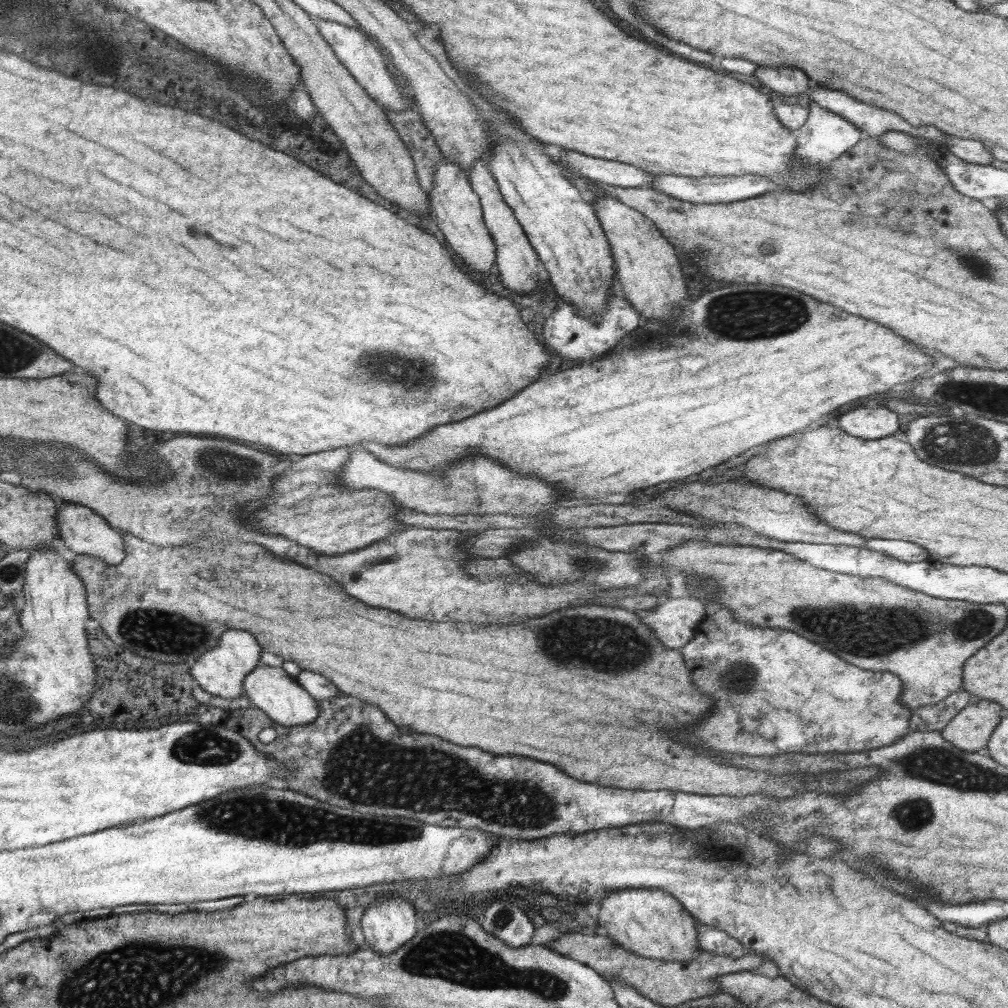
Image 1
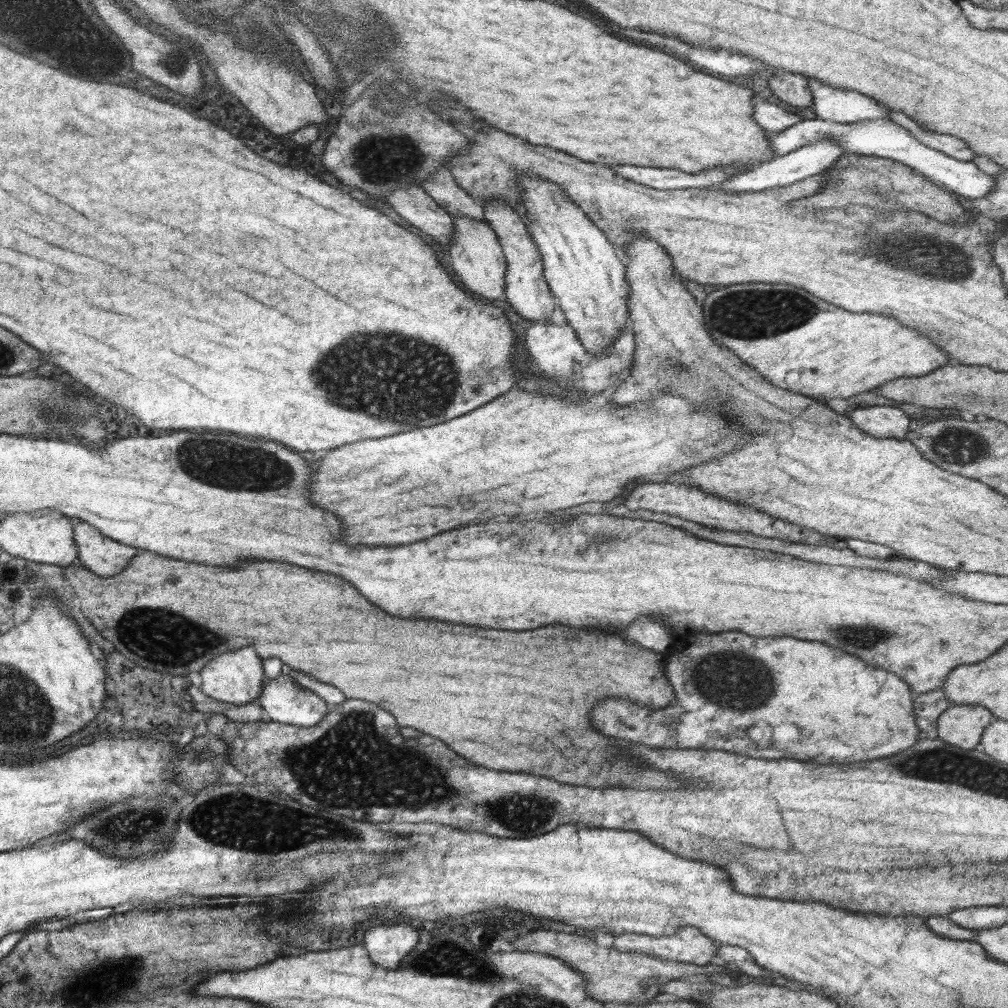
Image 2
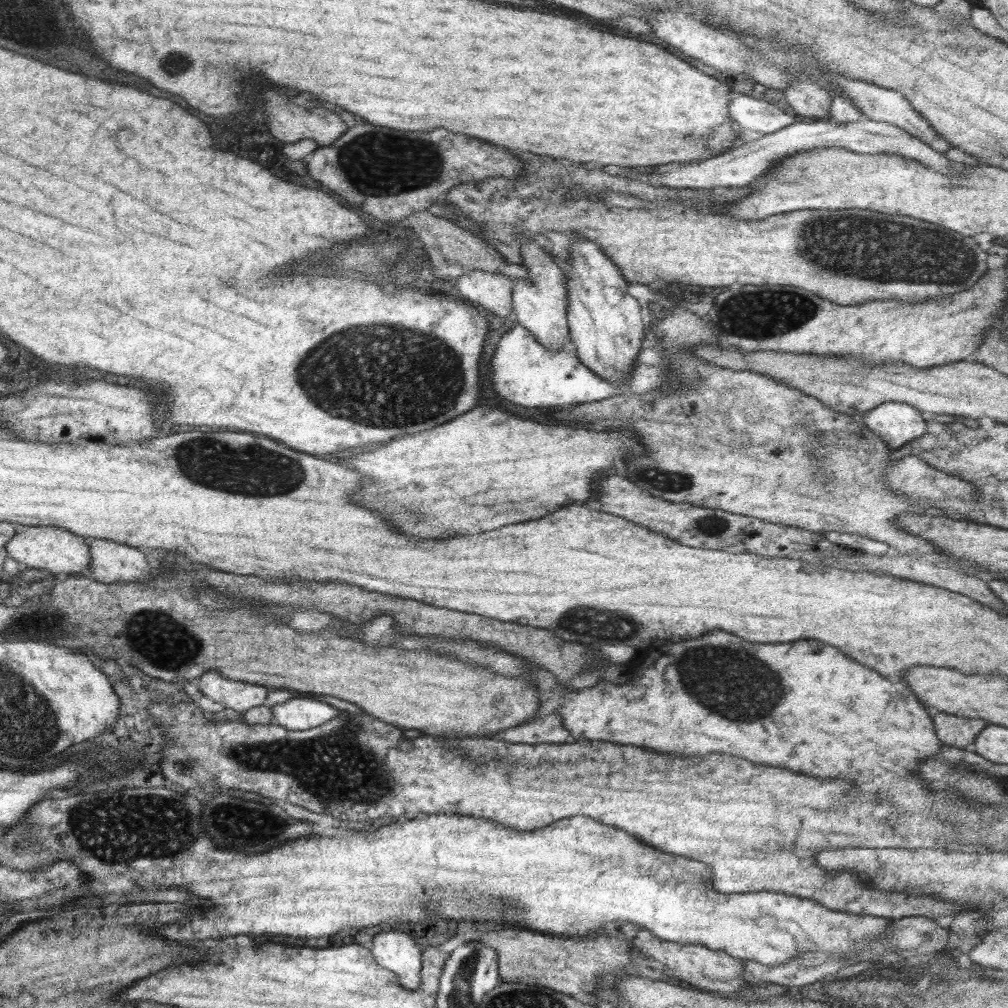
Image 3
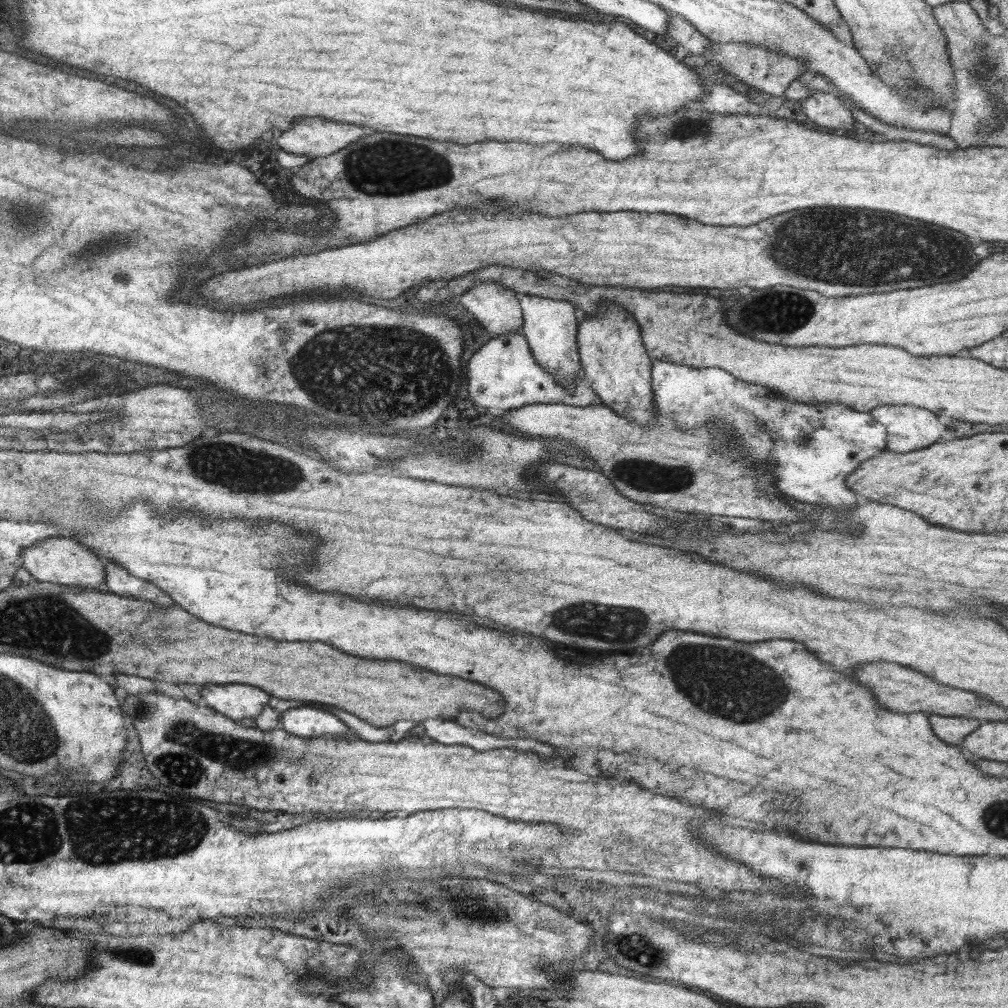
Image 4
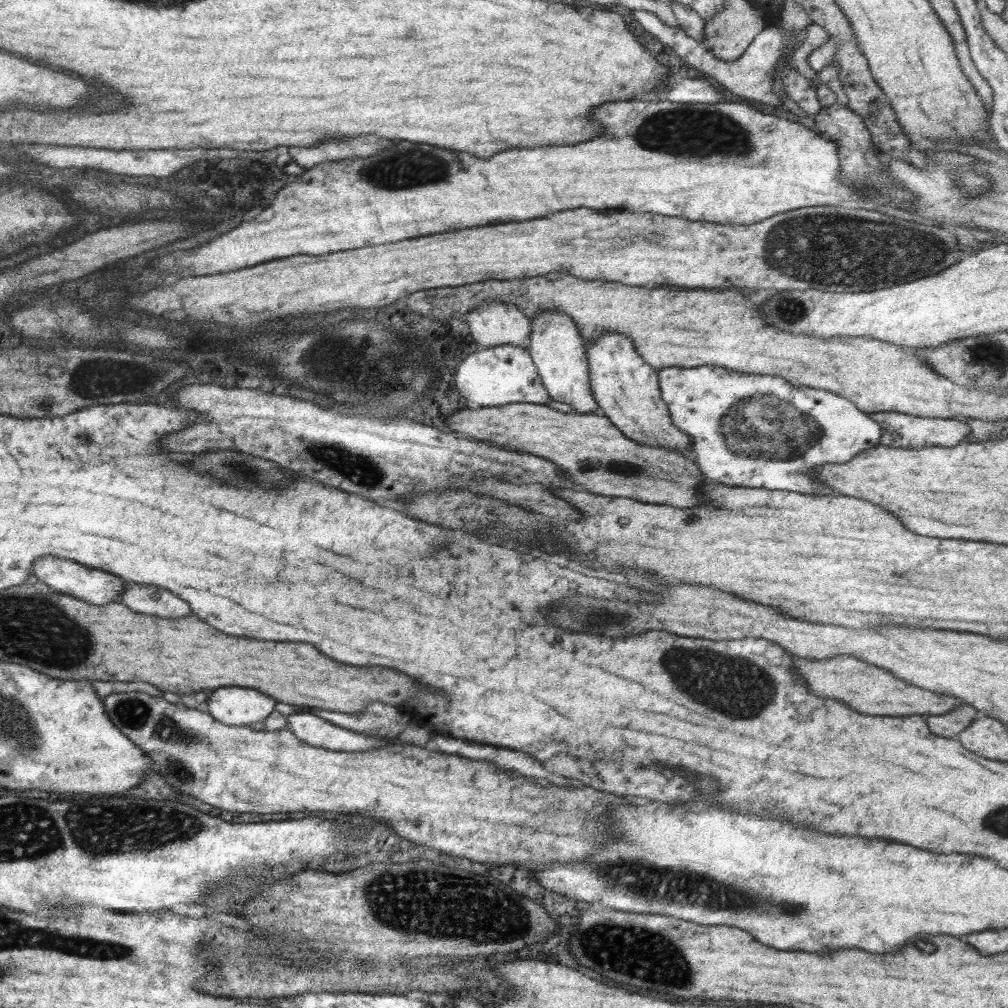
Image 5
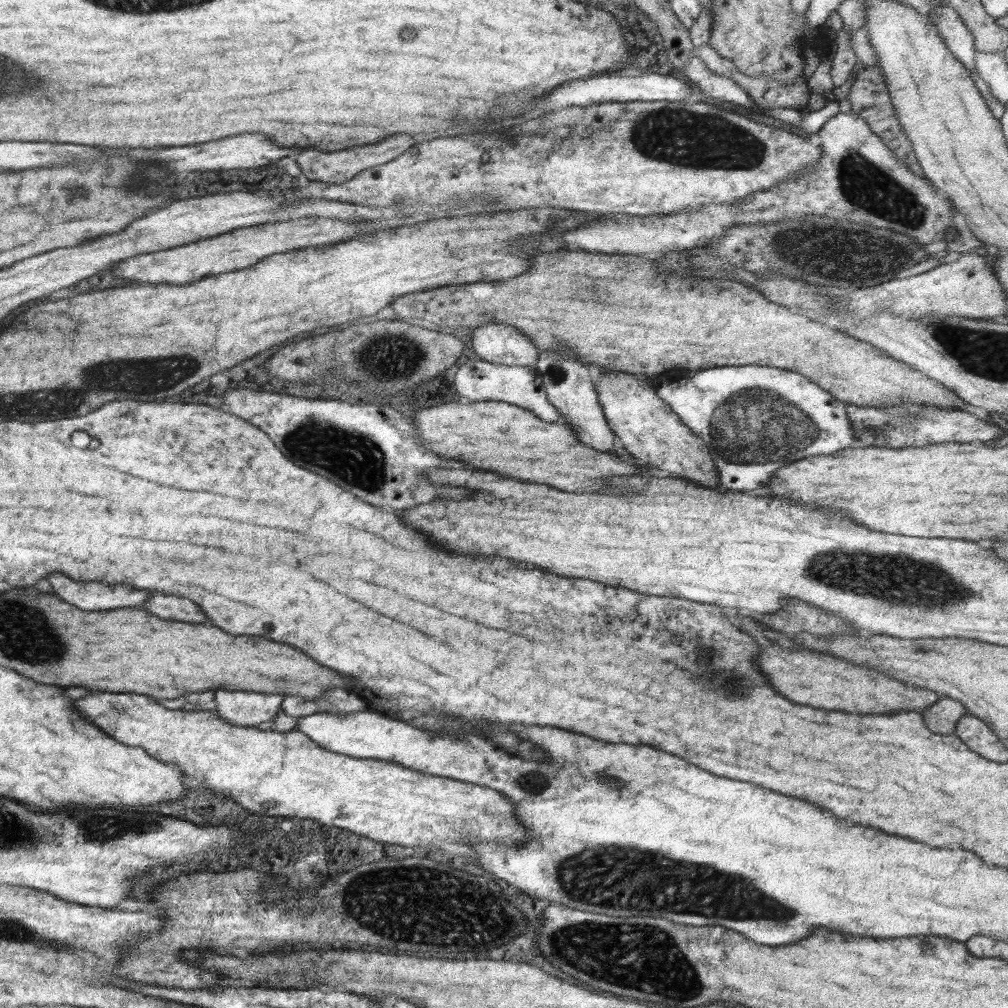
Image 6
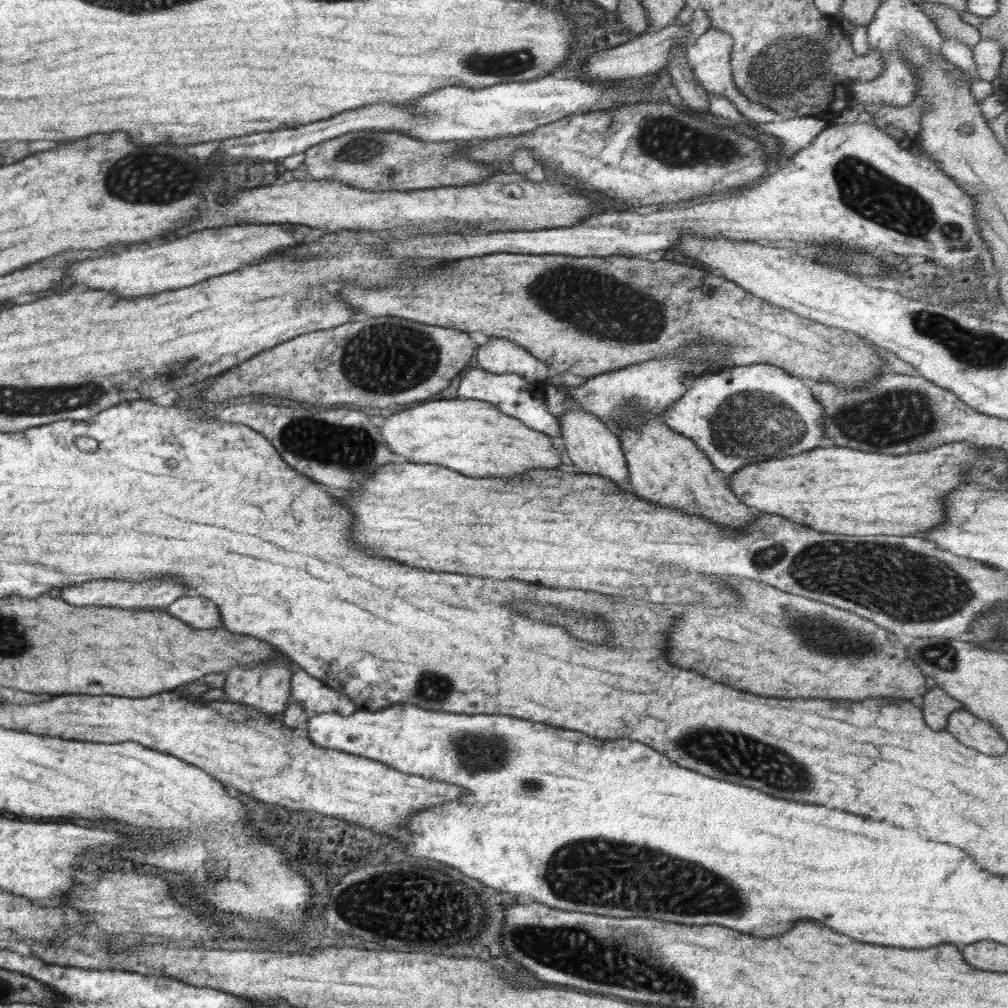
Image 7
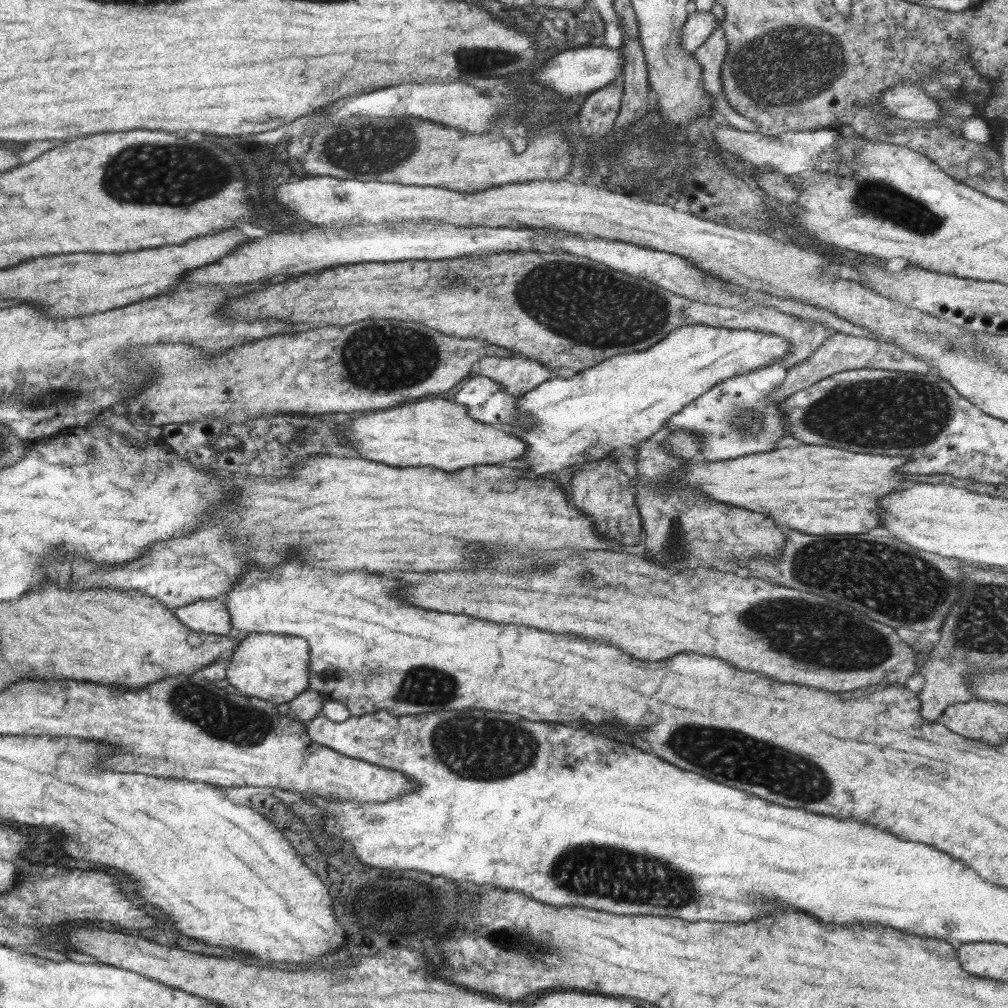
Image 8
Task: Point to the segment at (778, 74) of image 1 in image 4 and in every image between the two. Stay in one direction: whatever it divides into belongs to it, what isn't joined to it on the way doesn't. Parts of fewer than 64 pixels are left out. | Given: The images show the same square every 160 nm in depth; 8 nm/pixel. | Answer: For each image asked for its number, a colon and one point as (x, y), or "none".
2: (793, 88)
3: (808, 100)
4: (825, 109)

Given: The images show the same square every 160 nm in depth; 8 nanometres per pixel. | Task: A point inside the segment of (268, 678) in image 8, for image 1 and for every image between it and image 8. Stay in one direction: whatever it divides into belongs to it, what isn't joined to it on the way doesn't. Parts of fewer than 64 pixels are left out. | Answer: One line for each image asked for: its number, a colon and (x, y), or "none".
1: (221, 671)
2: (237, 677)
3: (241, 696)
4: (236, 702)
5: (232, 705)
6: (249, 709)
7: (266, 687)

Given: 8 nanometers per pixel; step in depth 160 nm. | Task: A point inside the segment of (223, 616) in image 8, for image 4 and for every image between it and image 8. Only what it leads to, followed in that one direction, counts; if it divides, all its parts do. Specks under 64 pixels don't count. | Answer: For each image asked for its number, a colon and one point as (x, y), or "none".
4: (117, 581)
5: (145, 599)
6: (165, 606)
7: (194, 610)

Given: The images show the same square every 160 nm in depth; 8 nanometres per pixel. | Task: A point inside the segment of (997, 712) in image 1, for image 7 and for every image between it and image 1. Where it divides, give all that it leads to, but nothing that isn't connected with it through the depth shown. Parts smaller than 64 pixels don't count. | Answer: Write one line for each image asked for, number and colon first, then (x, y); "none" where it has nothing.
2: (960, 725)
3: (957, 731)
4: (953, 730)
5: (948, 725)
6: (942, 717)
7: (937, 705)

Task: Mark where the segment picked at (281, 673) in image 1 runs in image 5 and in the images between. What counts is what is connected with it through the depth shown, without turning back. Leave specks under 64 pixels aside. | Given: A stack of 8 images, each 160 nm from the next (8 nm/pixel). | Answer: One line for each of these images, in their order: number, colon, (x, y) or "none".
2: (282, 700)
3: (298, 713)
4: (306, 722)
5: (313, 730)

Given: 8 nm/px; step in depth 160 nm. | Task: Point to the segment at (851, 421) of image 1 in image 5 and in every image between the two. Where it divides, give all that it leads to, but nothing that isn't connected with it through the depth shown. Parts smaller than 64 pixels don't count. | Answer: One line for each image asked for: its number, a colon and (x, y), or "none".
2: (888, 421)
3: (896, 423)
4: (909, 428)
5: (898, 430)

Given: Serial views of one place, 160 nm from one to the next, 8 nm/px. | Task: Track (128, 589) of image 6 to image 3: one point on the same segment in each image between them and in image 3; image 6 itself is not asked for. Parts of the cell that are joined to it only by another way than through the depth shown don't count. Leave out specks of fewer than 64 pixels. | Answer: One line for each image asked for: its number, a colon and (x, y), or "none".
3: (58, 551)
4: (62, 561)
5: (98, 588)

